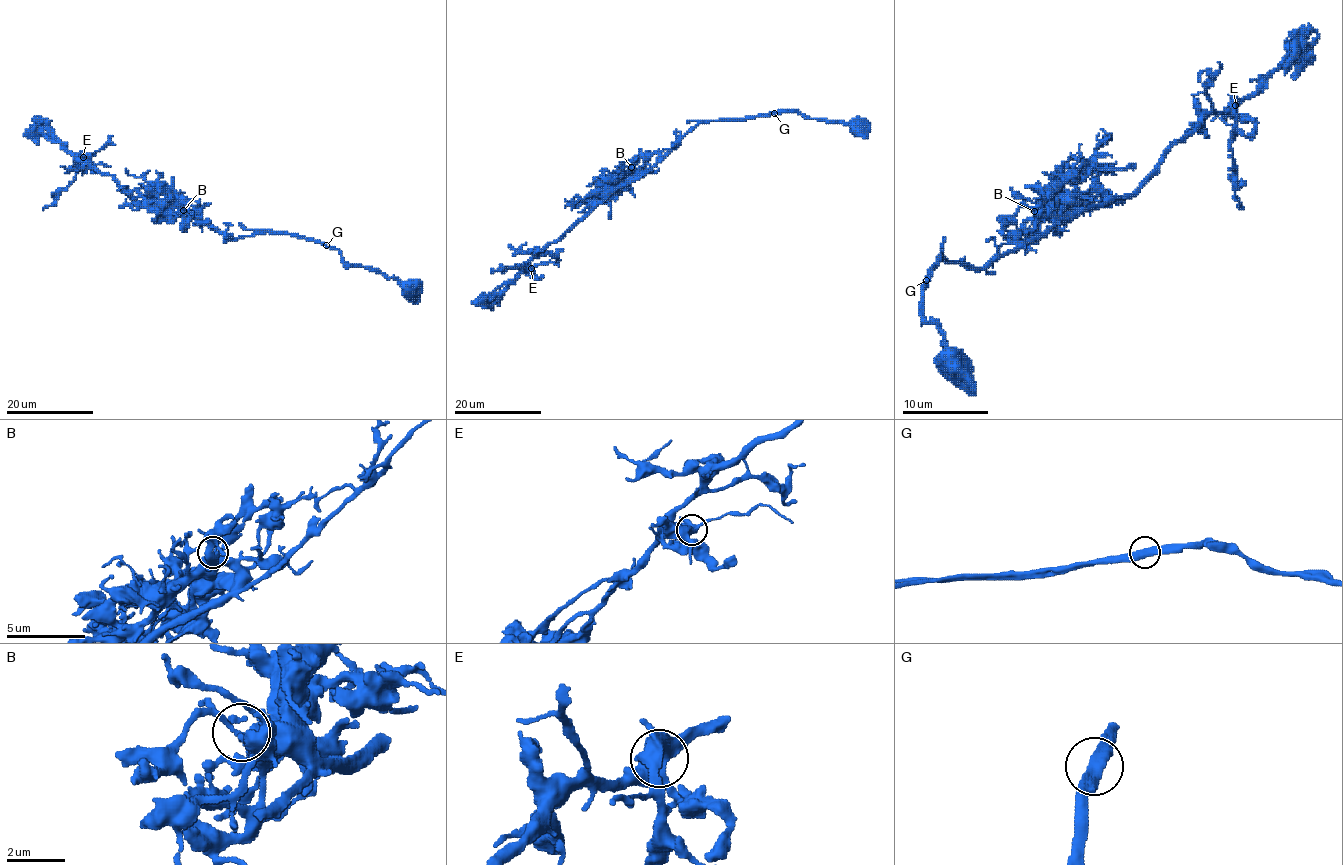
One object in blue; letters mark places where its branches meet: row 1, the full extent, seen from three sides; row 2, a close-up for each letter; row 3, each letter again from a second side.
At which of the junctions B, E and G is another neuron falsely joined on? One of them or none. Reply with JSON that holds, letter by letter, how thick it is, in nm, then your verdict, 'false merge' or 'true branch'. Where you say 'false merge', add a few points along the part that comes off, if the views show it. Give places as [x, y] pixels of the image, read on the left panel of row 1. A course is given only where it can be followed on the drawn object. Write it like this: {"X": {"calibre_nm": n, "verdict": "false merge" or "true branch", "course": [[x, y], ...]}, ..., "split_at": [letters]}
{"B": {"calibre_nm": 500, "verdict": "true branch"}, "E": {"calibre_nm": 380, "verdict": "true branch"}, "G": {"calibre_nm": 360, "verdict": "false merge", "course": [[325, 245], [288, 233], [247, 230], [239, 223]]}, "split_at": ["G"]}

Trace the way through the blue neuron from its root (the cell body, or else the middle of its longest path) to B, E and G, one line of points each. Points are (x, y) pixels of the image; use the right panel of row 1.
B: (954, 369), (923, 317), (926, 280), (943, 254), (984, 267), (1034, 239), (1053, 224), (1034, 211)
E: (954, 369), (945, 373), (945, 337), (923, 317), (943, 254), (984, 267), (1129, 196), (1176, 142), (1235, 105)
G: (954, 369), (945, 373), (945, 337), (936, 324), (923, 317), (926, 280)

